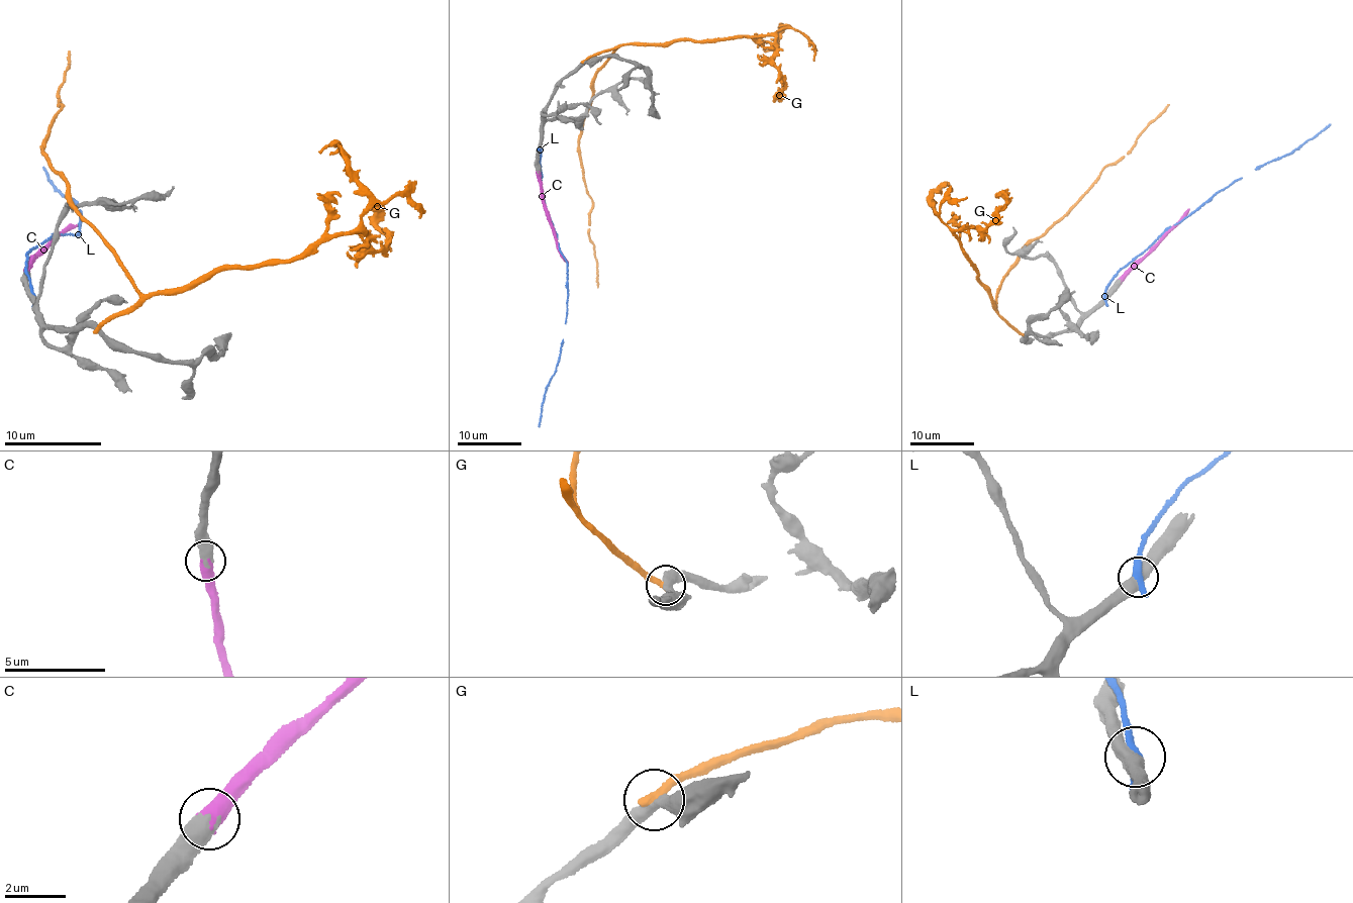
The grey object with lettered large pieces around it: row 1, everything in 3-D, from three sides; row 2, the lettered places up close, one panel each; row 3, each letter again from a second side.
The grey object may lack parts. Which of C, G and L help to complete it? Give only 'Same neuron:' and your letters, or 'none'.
Same neuron: C

